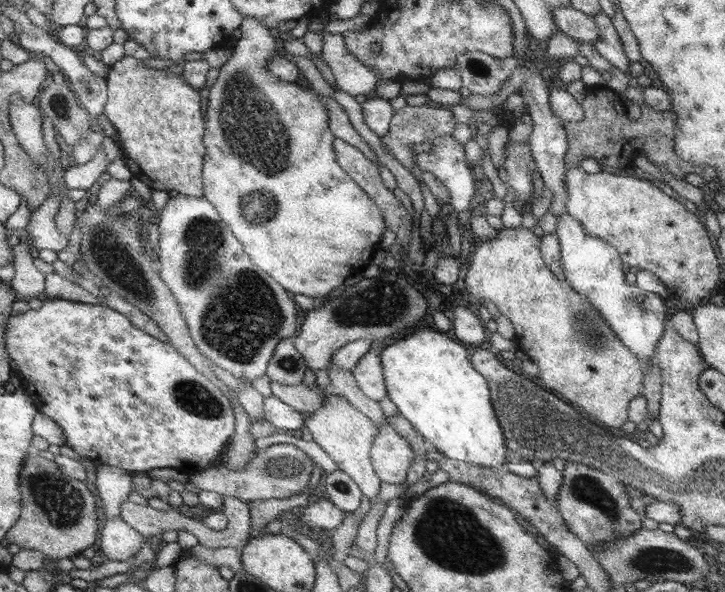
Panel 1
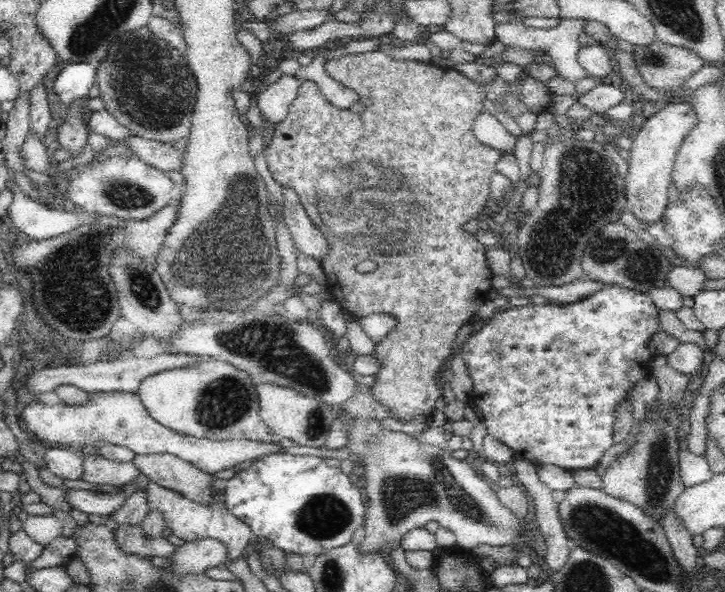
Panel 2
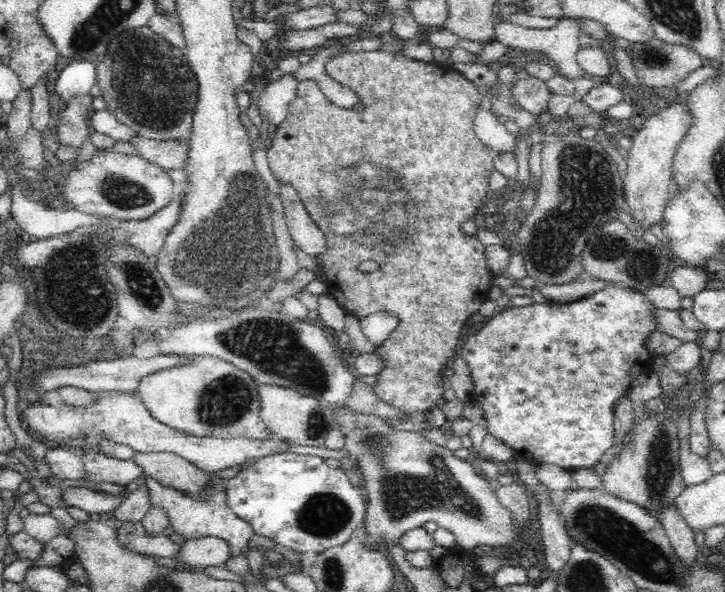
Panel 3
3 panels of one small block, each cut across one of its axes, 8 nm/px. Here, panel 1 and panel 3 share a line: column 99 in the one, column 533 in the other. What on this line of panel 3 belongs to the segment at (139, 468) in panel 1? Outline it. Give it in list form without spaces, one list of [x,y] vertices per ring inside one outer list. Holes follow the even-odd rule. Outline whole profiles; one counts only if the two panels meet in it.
[[[606,285],[606,288],[576,303],[534,303],[530,306],[508,306],[499,309],[483,328],[480,328],[474,336],[467,338],[461,349],[462,358],[466,361],[473,382],[470,401],[482,409],[483,418],[487,424],[487,434],[507,444],[512,450],[515,450],[518,456],[533,464],[554,464],[569,472],[580,470],[580,468],[593,468],[595,464],[598,464],[604,452],[615,444],[613,428],[616,403],[622,398],[627,398],[632,384],[640,376],[646,376],[651,370],[651,362],[655,356],[648,351],[646,343],[650,336],[657,332],[654,312],[656,308],[645,294],[616,285]]]

